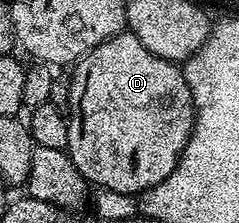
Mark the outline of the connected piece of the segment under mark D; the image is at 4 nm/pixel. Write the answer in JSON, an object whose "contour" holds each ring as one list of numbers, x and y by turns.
{"contour":[[124,32,97,44,74,63,72,70,75,71,71,74,66,151,81,177,92,187,132,196,142,195,144,190,167,178,179,163,187,138,195,127,193,96,182,69,174,61,153,56,135,34]]}

